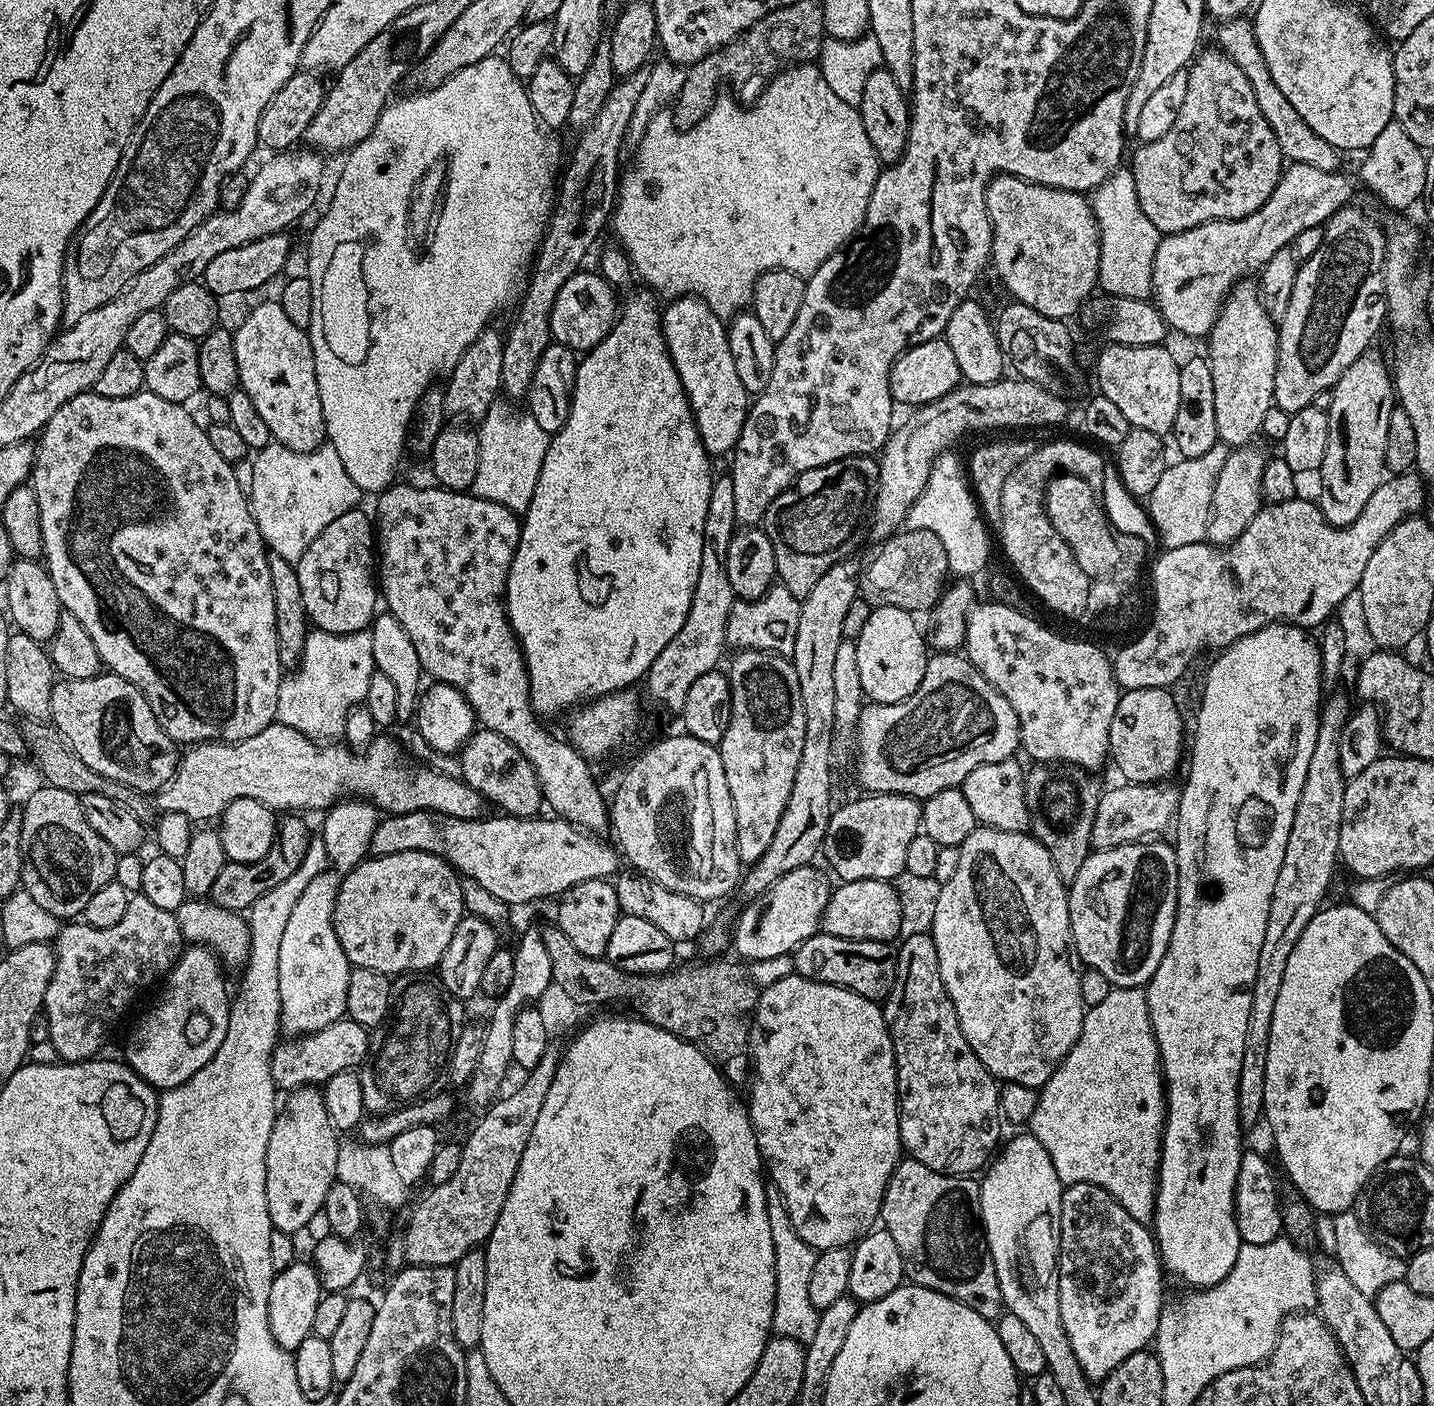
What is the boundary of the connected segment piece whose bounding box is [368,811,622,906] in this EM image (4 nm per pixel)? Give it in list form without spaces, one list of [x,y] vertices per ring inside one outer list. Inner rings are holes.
[[[429,811],[388,814],[381,819],[380,824],[374,830],[368,850],[372,856],[402,854],[406,850],[433,852],[435,856],[440,856],[452,865],[461,877],[474,878],[474,882],[478,882],[478,886],[490,890],[490,894],[494,894],[494,898],[498,898],[509,906],[528,904],[531,900],[542,899],[543,896],[556,898],[582,882],[608,880],[621,871],[621,853],[611,843],[608,845],[606,841],[600,840],[604,838],[586,832],[583,828],[577,828],[575,824],[570,824],[559,818],[540,820],[541,818],[531,816],[495,815],[463,820],[453,816],[433,815]]]

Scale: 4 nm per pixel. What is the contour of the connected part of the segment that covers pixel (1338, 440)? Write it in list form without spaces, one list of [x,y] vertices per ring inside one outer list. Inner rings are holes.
[[[1376,350],[1362,353],[1330,391],[1332,401],[1327,411],[1330,439],[1318,473],[1321,484],[1318,503],[1326,522],[1336,528],[1346,528],[1362,514],[1374,490],[1386,479],[1386,430],[1398,401],[1390,364]]]

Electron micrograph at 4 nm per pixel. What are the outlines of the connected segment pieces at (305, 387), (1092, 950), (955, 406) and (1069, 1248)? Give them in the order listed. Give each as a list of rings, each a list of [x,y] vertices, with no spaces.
[[[261,299],[251,305],[245,321],[234,332],[234,358],[238,358],[239,387],[250,394],[275,443],[299,452],[313,452],[325,443],[312,338],[290,322],[279,302]]]
[[[1137,842],[1093,850],[1086,862],[1082,862],[1082,870],[1078,870],[1076,877],[1067,885],[1075,955],[1087,967],[1098,970],[1098,974],[1106,974],[1110,983],[1118,988],[1147,985],[1170,946],[1178,906],[1178,862],[1176,849],[1171,843],[1156,843],[1160,842]]]
[[[1001,378],[992,384],[961,383],[941,400],[917,407],[913,411],[916,413],[893,431],[878,456],[880,480],[870,504],[871,539],[873,536],[876,542],[885,541],[907,521],[910,506],[926,488],[934,462],[963,436],[988,432],[991,428],[1048,428],[1067,416],[1064,398],[1055,396],[1049,388],[1023,378],[1008,379]]]
[[[1070,1184],[1062,1194],[1062,1214],[1060,1215],[1060,1257],[1058,1258],[1058,1310],[1062,1310],[1062,1330],[1066,1330],[1066,1338],[1070,1338],[1070,1350],[1074,1350],[1074,1358],[1078,1358],[1078,1366],[1082,1368],[1086,1378],[1093,1382],[1104,1381],[1115,1368],[1122,1366],[1130,1354],[1145,1351],[1155,1341],[1160,1312],[1164,1309],[1165,1269],[1162,1267],[1160,1249],[1157,1245],[1153,1229],[1143,1220],[1130,1218],[1126,1210],[1109,1192],[1097,1184]]]

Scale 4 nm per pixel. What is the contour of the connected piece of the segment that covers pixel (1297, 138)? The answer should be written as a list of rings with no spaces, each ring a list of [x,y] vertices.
[[[1237,18],[1234,20],[1223,21],[1216,32],[1216,40],[1219,51],[1224,52],[1246,74],[1250,81],[1250,86],[1254,90],[1254,98],[1258,98],[1258,110],[1262,110],[1262,118],[1270,122],[1270,130],[1274,130],[1274,138],[1278,138],[1278,146],[1282,150],[1285,161],[1293,164],[1305,164],[1306,166],[1315,166],[1318,170],[1335,172],[1341,167],[1340,159],[1342,153],[1339,148],[1330,146],[1326,138],[1318,138],[1310,126],[1302,119],[1302,114],[1290,106],[1290,101],[1282,90],[1274,83],[1274,77],[1270,75],[1270,66],[1266,66],[1266,58],[1262,54],[1262,46],[1258,46],[1256,29],[1253,21],[1248,18]]]

